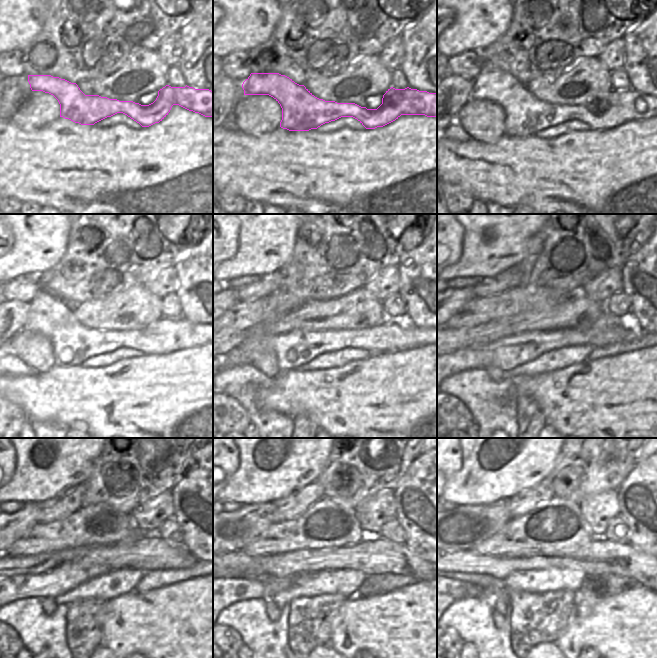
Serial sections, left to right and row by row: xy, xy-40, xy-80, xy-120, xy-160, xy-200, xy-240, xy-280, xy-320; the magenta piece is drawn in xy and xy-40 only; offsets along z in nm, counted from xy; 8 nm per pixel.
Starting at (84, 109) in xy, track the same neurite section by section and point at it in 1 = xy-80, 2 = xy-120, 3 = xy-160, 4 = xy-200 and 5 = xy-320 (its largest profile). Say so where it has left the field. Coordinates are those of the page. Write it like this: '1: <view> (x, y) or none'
1: xy-80 (526, 115)
2: xy-120 (48, 315)
3: xy-160 (388, 337)
4: xy-200 (513, 351)
5: xy-320 (457, 590)

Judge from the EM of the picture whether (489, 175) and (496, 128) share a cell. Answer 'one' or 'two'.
two

